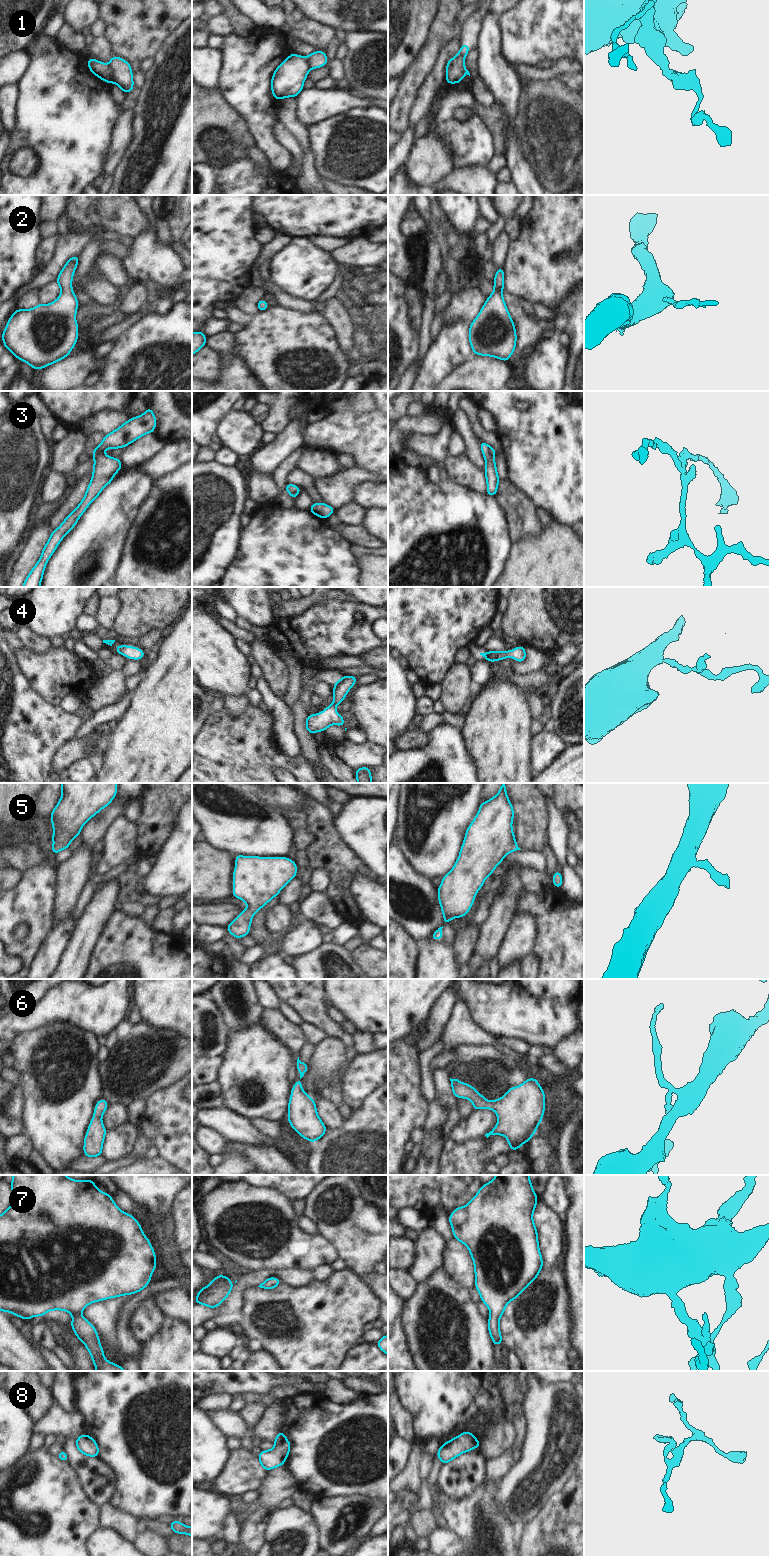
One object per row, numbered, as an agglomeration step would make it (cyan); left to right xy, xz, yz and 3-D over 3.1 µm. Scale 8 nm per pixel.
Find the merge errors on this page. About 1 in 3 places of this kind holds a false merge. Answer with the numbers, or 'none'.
1, 3

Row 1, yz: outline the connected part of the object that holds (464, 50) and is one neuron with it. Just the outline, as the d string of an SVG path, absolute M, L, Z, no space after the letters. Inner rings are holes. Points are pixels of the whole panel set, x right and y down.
M463 43L463 45L461 46L458 55L451 58L448 62L447 62L447 66L446 66L446 70L451 66L451 62L454 58L456 57L465 57L468 53L469 53L469 46L468 44Z

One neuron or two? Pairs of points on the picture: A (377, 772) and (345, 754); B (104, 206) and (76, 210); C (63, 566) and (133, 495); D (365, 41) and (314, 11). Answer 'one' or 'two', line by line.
A: two
B: two
C: one
D: two

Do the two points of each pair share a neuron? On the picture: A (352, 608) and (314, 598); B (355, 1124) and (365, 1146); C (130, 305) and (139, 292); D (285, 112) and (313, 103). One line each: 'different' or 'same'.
A: different
B: same
C: same
D: different

